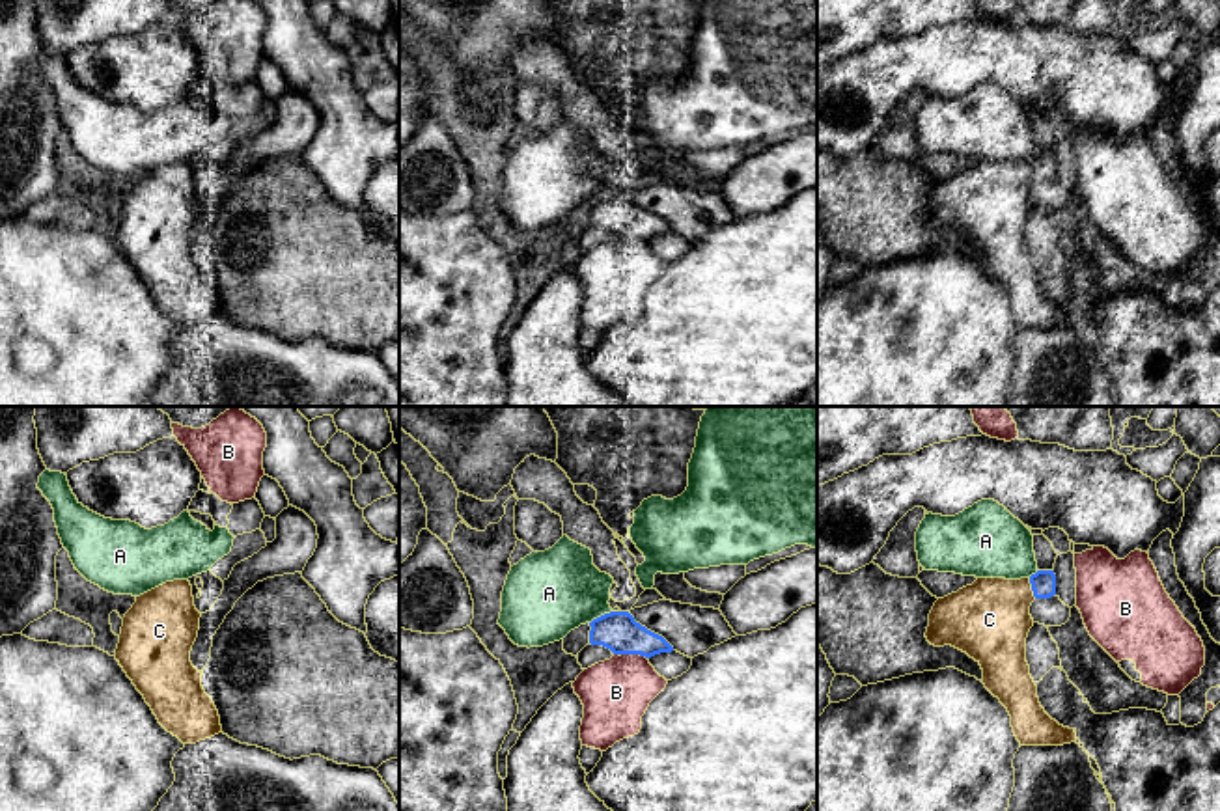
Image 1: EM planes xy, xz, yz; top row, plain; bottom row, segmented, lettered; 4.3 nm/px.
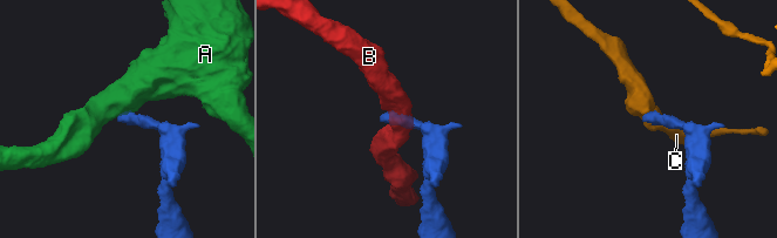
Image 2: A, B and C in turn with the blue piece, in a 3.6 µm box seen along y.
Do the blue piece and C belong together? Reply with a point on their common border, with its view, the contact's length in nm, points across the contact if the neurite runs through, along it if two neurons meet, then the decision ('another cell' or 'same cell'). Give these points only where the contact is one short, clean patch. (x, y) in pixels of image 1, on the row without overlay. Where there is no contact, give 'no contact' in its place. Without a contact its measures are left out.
contact yz (1032, 170); length 90 nm; same cell

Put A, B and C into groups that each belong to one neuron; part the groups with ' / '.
A / B / C

